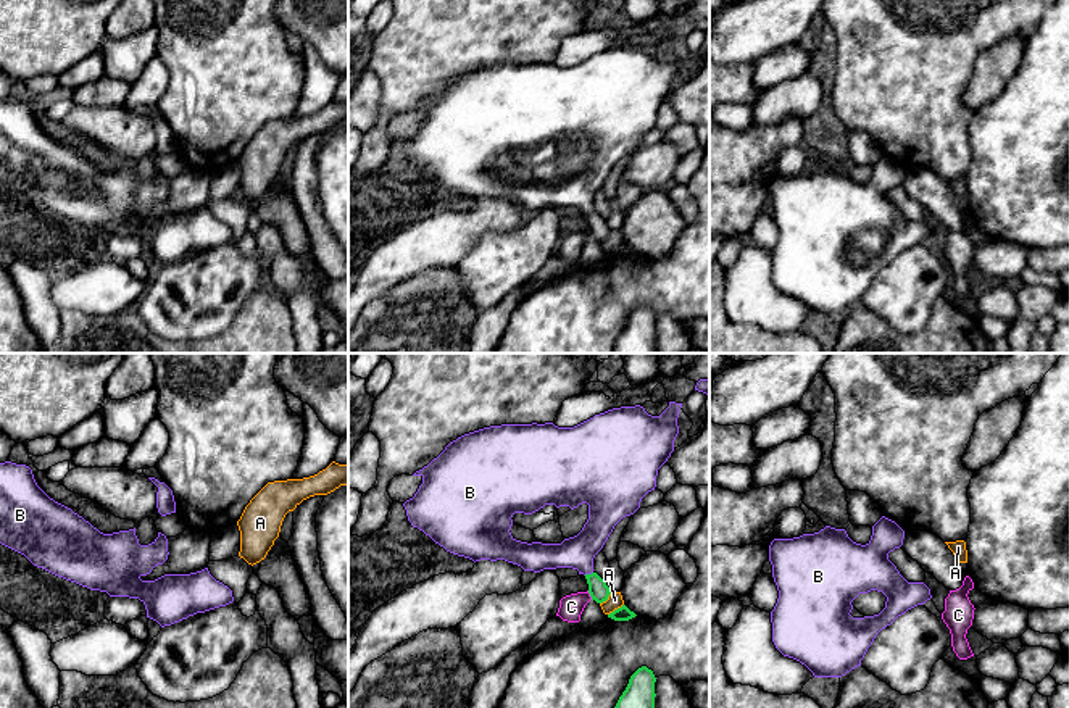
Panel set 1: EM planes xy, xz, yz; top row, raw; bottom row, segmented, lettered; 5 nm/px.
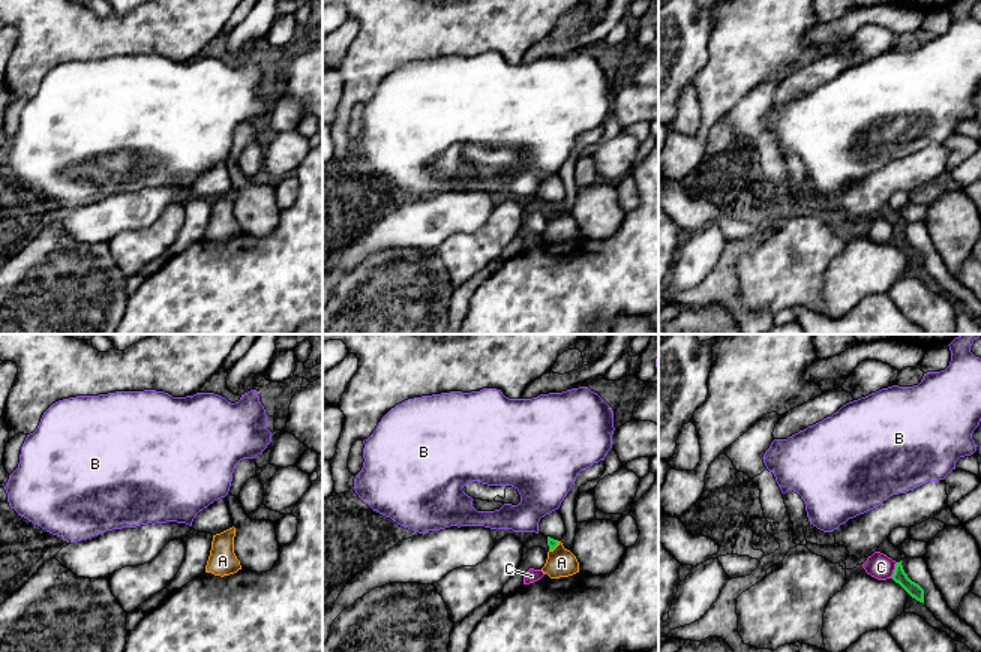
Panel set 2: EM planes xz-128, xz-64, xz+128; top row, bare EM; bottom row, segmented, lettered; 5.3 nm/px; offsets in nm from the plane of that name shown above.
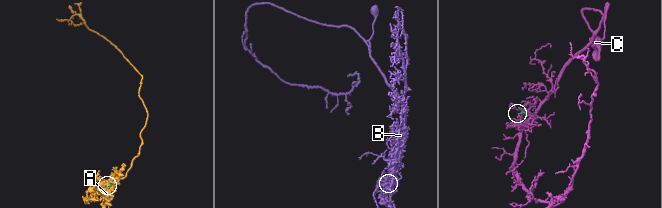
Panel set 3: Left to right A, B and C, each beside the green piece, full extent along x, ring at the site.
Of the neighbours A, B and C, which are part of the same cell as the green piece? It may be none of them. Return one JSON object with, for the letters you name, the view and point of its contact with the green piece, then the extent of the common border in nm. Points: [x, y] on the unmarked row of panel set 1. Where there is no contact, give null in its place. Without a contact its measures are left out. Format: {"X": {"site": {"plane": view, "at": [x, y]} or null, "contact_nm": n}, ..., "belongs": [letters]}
{"B": {"site": {"plane": "xz", "at": [587, 213]}, "contact_nm": 50}, "belongs": ["B"]}

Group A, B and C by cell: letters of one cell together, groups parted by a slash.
A / B / C

